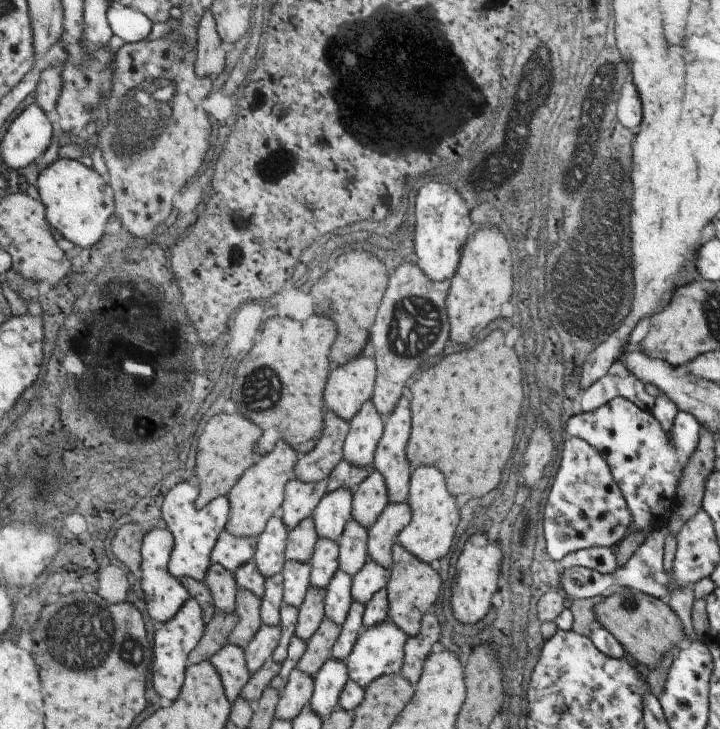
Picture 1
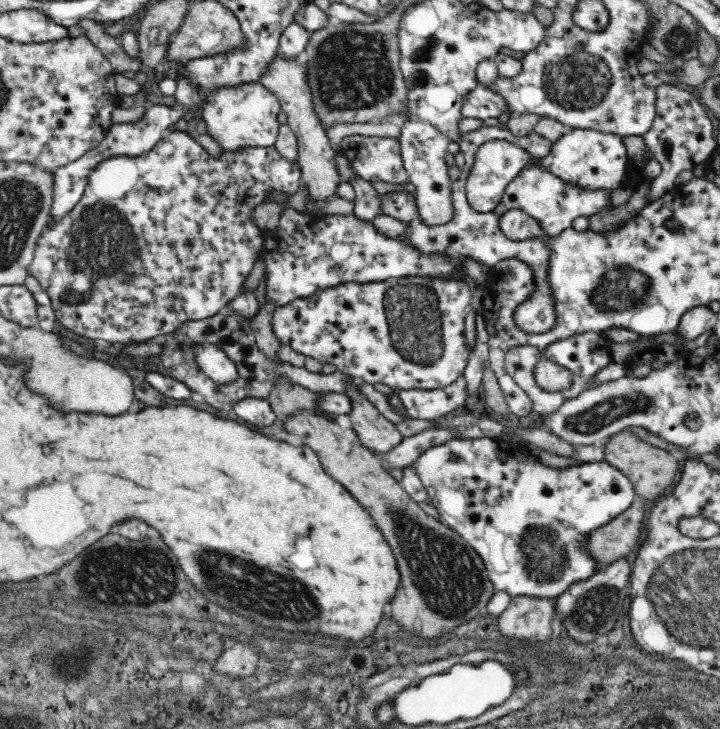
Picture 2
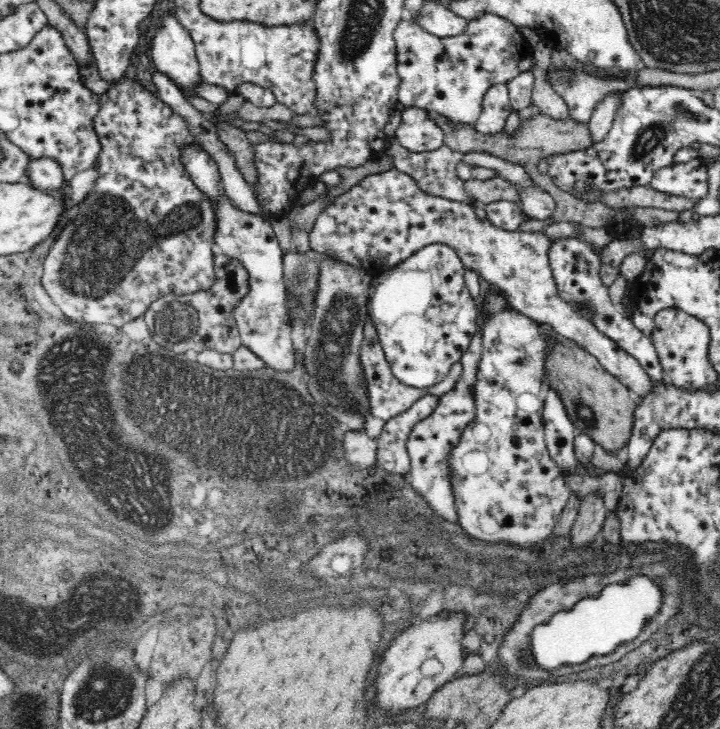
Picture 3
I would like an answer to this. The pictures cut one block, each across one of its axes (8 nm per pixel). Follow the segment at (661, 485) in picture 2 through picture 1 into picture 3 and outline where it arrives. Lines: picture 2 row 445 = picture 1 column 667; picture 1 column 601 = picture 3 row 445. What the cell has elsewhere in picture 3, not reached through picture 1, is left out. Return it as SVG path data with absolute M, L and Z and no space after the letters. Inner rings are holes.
M556 342L546 358L546 366L552 370L550 388L558 390L572 424L578 428L578 434L592 440L610 456L616 456L630 444L638 400L632 396L632 390L628 390L616 376L604 370L596 356L588 354L580 346L568 350L560 342Z

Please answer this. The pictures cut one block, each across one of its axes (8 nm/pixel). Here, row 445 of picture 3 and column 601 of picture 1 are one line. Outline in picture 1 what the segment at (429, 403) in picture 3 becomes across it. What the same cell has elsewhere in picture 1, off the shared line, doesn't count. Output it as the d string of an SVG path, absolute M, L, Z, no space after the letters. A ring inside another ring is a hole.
M633 374L621 378L621 376L603 376L597 382L593 382L583 396L579 398L581 402L581 412L593 412L613 398L623 398L635 404L643 412L653 412L655 400L649 398L643 390L643 382L633 378Z

